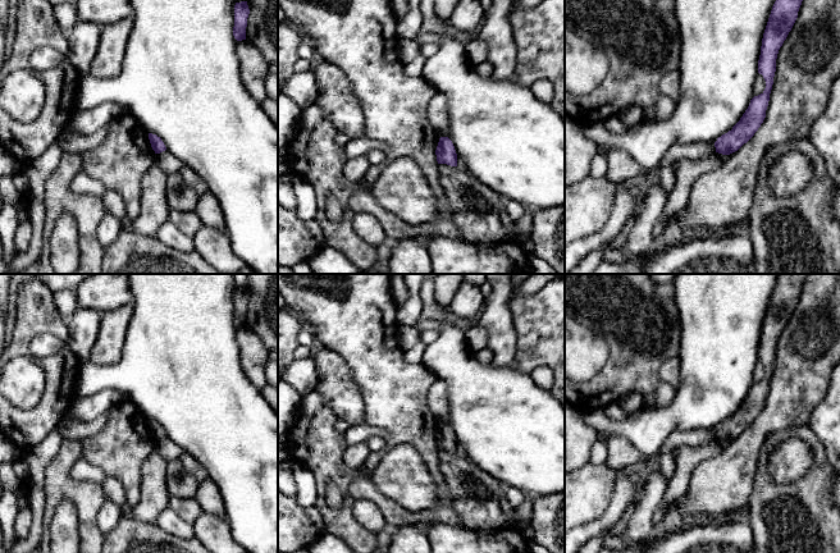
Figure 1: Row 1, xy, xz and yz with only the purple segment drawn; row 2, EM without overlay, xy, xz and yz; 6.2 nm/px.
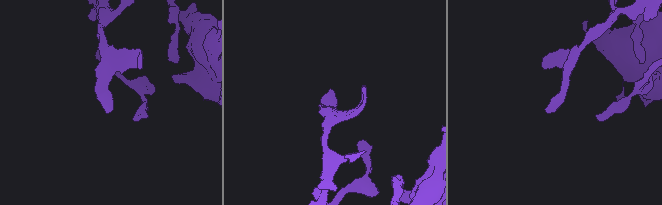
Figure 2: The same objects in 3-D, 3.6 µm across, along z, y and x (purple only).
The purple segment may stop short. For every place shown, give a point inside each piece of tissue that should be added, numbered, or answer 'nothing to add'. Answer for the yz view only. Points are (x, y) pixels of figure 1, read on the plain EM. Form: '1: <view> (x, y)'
nothing to add

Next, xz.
nothing to add

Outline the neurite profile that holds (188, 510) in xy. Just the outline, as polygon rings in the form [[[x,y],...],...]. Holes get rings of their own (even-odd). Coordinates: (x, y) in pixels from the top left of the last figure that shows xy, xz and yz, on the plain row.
[[[170,495],[168,507],[191,525],[193,525],[197,517],[202,513],[202,508],[195,498],[181,499]]]

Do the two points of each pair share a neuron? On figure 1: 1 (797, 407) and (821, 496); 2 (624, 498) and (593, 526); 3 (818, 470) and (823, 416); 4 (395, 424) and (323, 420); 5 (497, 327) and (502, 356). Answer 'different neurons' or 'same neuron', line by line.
1: different neurons
2: same neuron
3: different neurons
4: different neurons
5: same neuron

